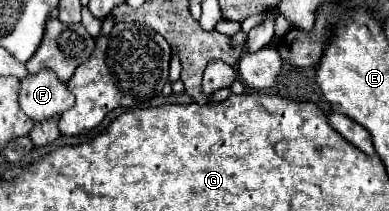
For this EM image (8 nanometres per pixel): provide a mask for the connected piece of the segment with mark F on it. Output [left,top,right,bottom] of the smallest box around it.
[19,69,75,123]

